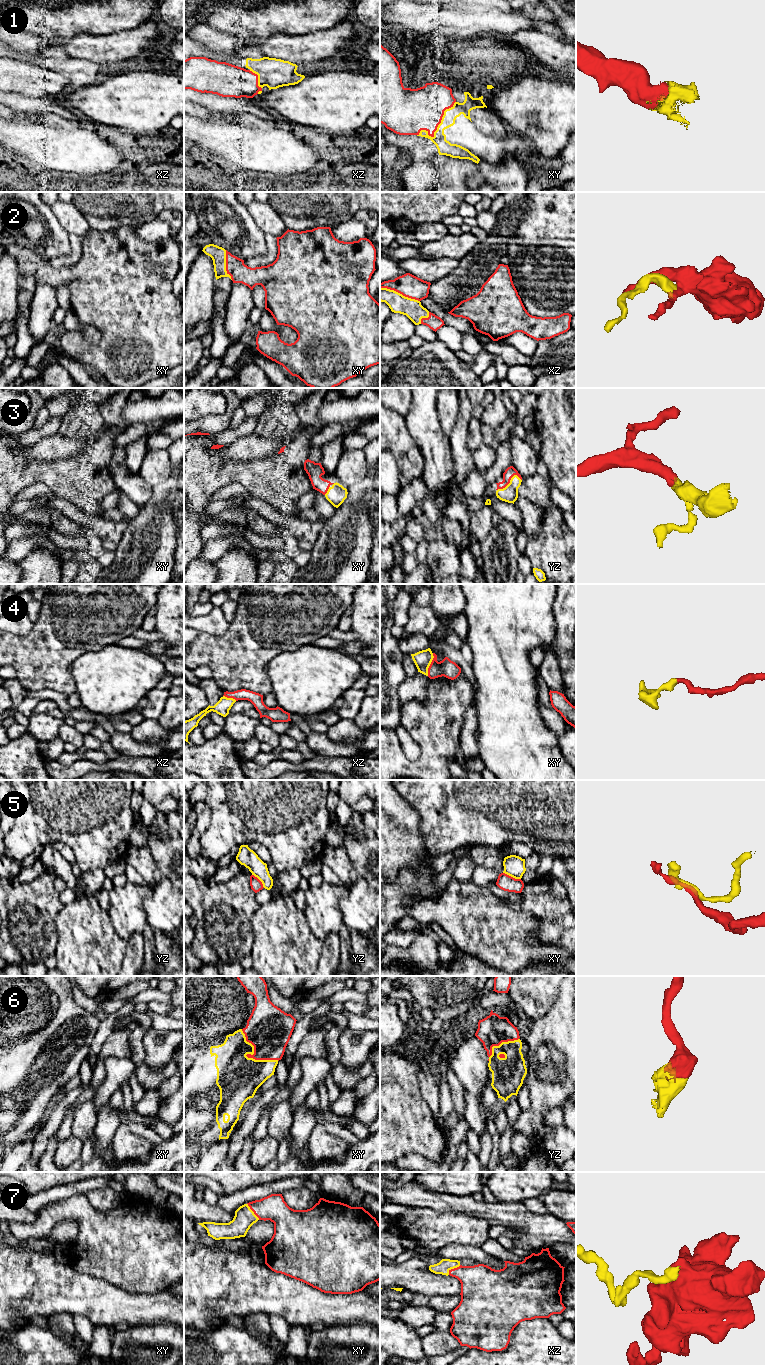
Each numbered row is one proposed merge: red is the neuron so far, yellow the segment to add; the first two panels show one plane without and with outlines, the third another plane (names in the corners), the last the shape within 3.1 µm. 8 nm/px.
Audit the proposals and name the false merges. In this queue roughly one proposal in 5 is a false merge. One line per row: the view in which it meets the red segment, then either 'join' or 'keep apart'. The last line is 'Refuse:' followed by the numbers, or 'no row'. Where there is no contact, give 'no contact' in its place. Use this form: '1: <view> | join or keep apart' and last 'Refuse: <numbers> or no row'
1: xy | join
2: xz | join
3: yz | join
4: xy | join
5: xy | keep apart
6: xy | join
7: xy | join
Refuse: 5

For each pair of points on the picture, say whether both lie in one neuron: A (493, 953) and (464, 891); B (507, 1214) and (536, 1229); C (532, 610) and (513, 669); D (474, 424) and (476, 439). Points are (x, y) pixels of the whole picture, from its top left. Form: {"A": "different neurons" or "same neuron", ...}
{"A": "same neuron", "B": "same neuron", "C": "same neuron", "D": "same neuron"}

